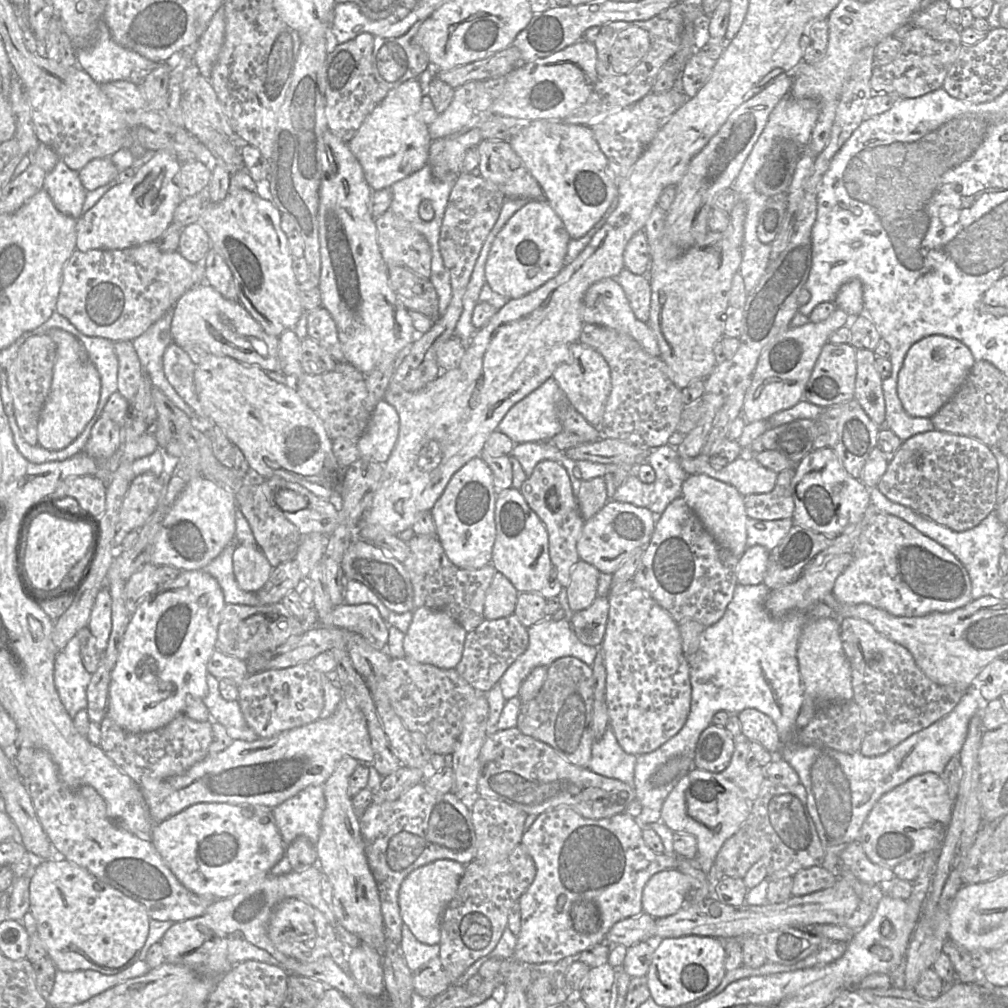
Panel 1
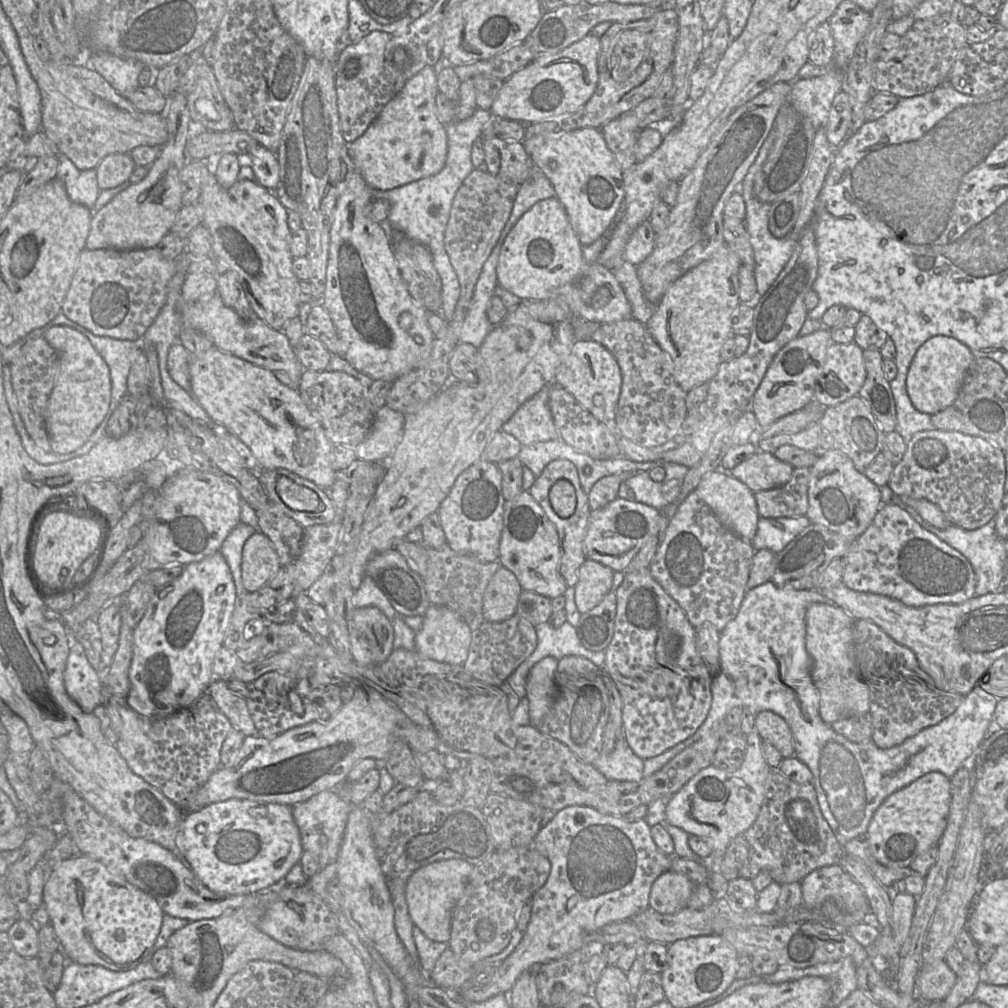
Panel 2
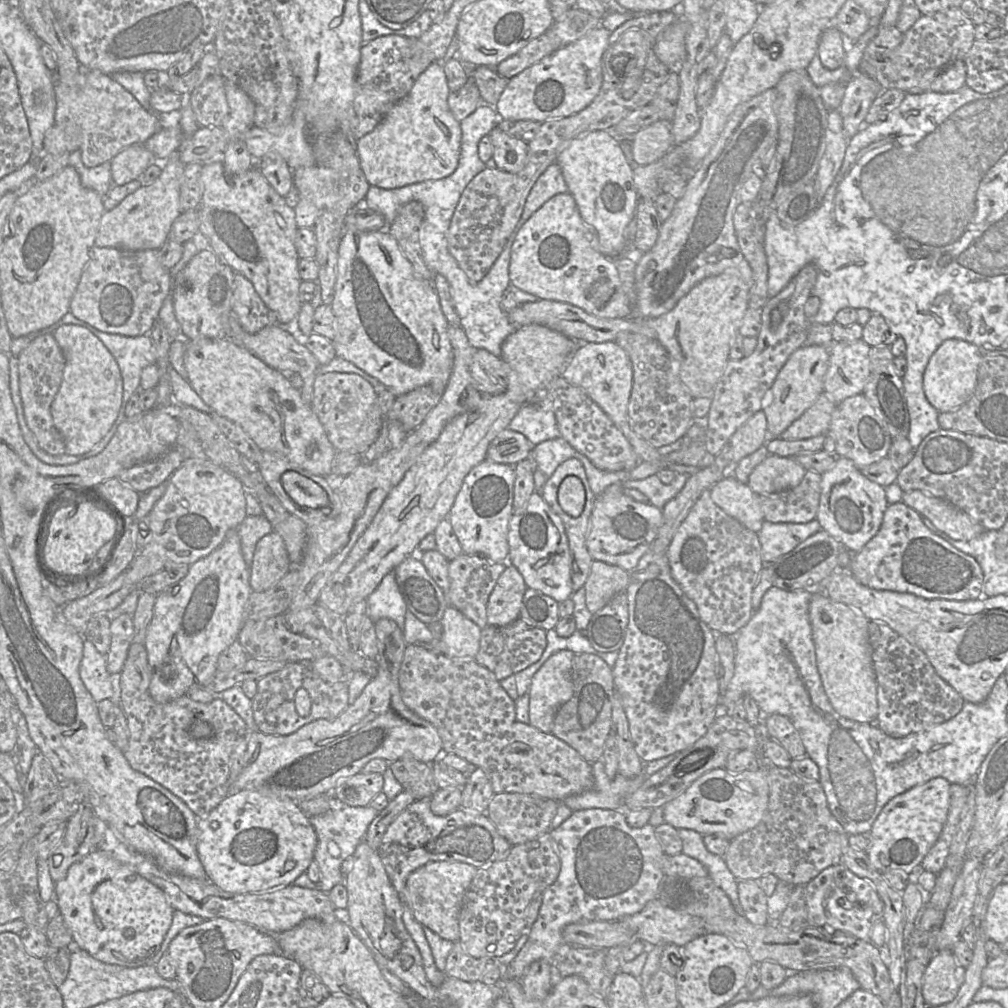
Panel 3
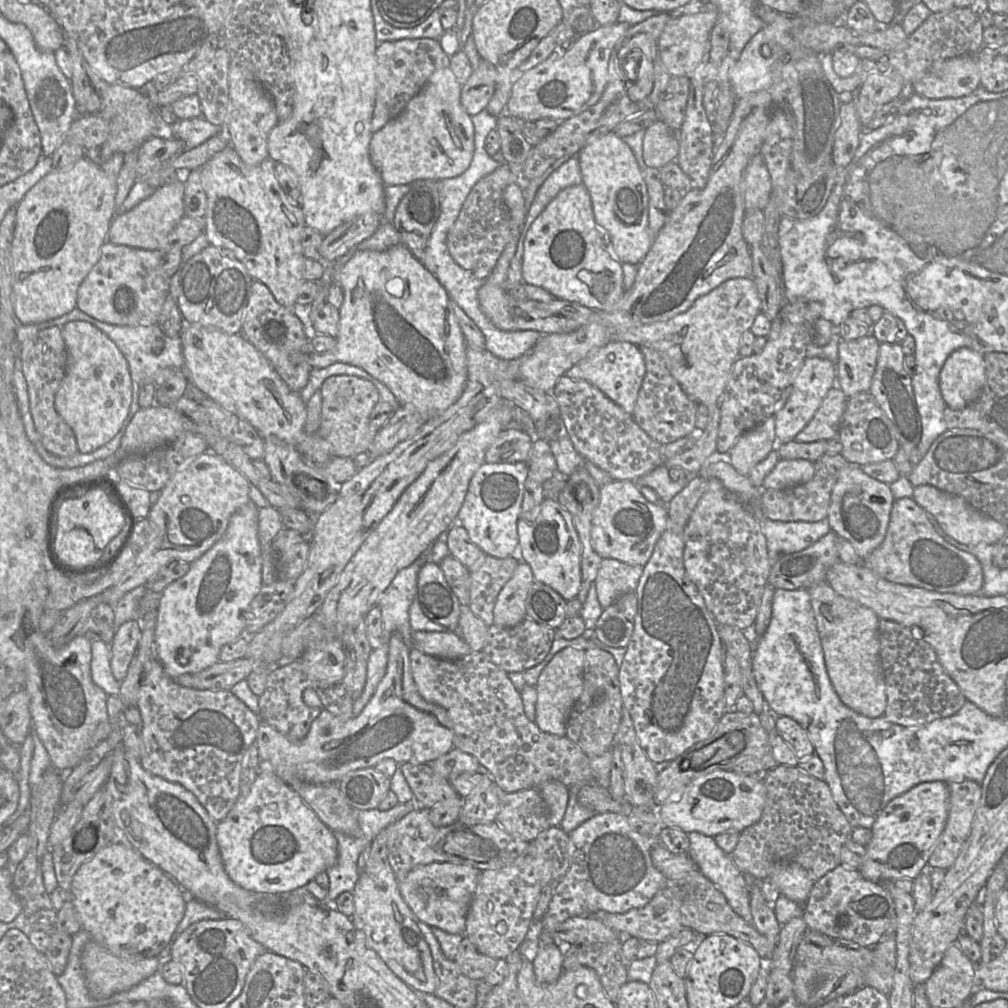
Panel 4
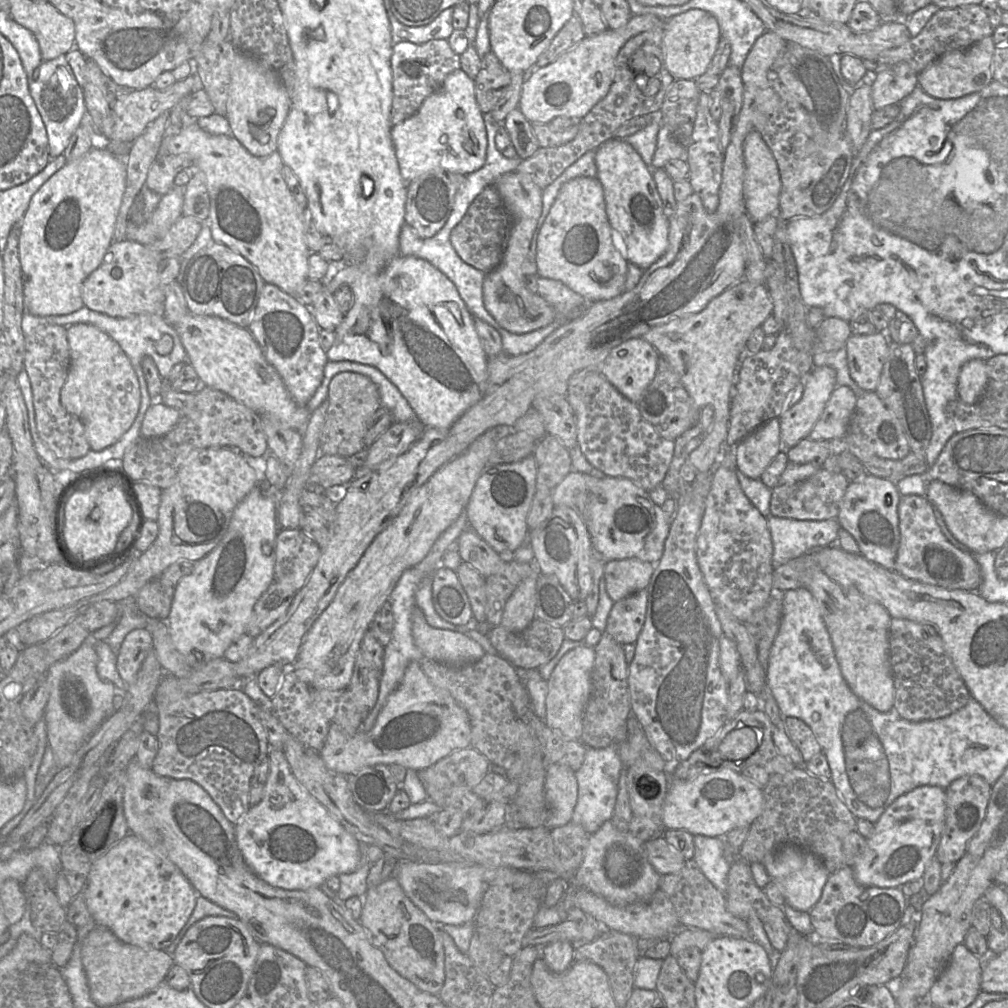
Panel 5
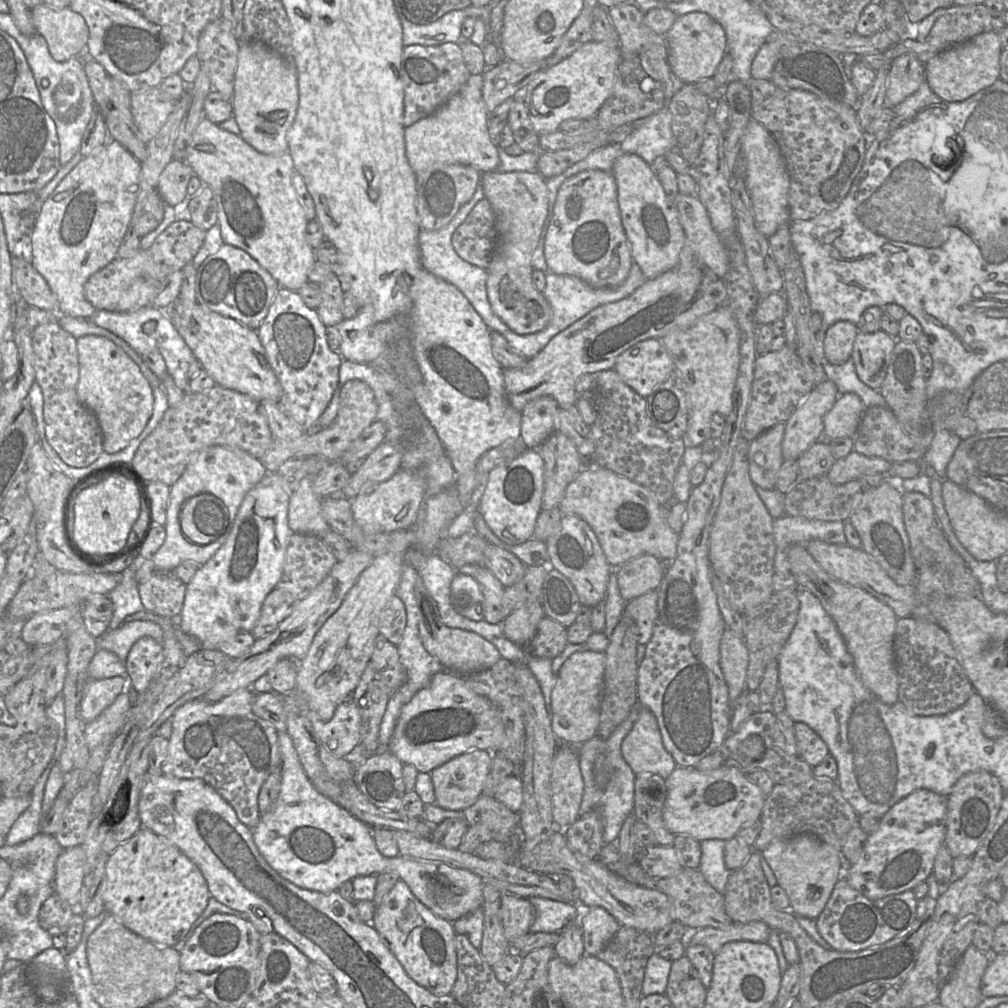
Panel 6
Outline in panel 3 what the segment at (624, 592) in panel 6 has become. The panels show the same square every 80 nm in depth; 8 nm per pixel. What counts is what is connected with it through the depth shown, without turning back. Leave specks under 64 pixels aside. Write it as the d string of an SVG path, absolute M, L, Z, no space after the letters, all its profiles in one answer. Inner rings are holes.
M593 561L583 586L586 607L591 613L602 609L615 595L624 593L630 573L602 561Z

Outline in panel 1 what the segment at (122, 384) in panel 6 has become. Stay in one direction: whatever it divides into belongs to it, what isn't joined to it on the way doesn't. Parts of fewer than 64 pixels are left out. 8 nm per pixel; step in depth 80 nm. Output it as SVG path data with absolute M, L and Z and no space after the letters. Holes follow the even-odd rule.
M51 329L47 335L57 346L57 356L51 388L38 424L38 446L57 451L68 447L95 416L101 381L95 365L89 359L80 359L78 350L83 345L75 336L61 329Z

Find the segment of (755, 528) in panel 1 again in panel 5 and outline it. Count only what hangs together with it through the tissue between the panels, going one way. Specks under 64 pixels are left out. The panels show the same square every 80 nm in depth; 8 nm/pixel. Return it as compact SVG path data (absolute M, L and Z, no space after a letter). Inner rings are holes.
M769 516L773 568L825 546L837 545L841 526L837 519L796 520Z

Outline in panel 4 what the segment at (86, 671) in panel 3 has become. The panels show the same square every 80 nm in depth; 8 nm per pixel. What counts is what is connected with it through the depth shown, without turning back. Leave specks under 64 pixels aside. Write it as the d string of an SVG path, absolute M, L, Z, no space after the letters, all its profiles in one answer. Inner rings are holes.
M95 633L86 634L91 641L92 660L91 678L108 696L120 693L120 682L118 682L111 671L111 647L100 640Z

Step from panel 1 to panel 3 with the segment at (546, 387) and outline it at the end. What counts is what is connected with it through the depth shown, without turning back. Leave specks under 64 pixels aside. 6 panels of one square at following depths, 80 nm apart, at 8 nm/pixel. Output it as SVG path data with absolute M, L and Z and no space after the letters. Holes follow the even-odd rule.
M547 392L522 406L508 424L507 429L523 434L532 445L560 437Z

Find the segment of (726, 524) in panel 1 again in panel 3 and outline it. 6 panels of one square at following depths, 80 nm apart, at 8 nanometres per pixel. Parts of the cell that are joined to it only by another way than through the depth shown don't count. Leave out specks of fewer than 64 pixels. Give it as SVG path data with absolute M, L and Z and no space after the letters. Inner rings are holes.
M724 477L710 488L713 502L747 529L758 533L763 524L759 495L734 477Z

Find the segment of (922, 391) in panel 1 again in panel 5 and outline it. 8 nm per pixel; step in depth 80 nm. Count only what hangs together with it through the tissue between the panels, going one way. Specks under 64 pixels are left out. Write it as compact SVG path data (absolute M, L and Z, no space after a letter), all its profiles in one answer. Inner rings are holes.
M973 359L965 363L959 373L958 398L967 403L977 402L987 385L986 363L982 359Z

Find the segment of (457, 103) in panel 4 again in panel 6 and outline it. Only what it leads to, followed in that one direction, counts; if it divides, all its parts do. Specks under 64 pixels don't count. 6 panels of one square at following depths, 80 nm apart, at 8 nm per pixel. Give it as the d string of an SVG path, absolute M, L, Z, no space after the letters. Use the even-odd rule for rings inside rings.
M471 75L460 91L433 114L405 127L406 157L416 174L434 164L467 165L481 173L496 170L499 164L498 147L491 141L488 130L490 112L481 89L482 75Z

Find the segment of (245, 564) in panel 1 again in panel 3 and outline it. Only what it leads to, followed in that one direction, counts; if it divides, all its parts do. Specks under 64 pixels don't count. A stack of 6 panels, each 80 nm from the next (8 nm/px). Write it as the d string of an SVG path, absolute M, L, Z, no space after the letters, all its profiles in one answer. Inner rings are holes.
M275 532L263 536L256 544L250 570L253 592L270 589L293 567L282 537Z

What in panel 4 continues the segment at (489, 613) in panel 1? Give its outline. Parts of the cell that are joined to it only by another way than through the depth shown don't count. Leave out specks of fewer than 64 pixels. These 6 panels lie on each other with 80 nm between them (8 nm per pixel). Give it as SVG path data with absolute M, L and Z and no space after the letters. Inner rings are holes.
M520 562L497 596L493 609L493 625L512 627L526 618L526 598L534 582L530 566Z

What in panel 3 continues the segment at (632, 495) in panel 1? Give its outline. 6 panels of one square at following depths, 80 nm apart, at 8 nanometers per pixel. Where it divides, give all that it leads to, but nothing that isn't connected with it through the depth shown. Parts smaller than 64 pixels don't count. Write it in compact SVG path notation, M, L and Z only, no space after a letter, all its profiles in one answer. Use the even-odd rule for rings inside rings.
M677 472L671 483L664 484L657 474L654 474L644 479L627 480L623 487L640 491L648 498L649 504L662 509L681 491L689 477L690 475L686 473Z

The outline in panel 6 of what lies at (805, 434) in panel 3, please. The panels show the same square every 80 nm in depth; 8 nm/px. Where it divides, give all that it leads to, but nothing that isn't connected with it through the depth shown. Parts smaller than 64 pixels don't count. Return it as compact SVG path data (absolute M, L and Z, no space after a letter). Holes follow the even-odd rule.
M855 393L840 394L825 415L823 439L831 441L842 437L854 437L865 408Z

